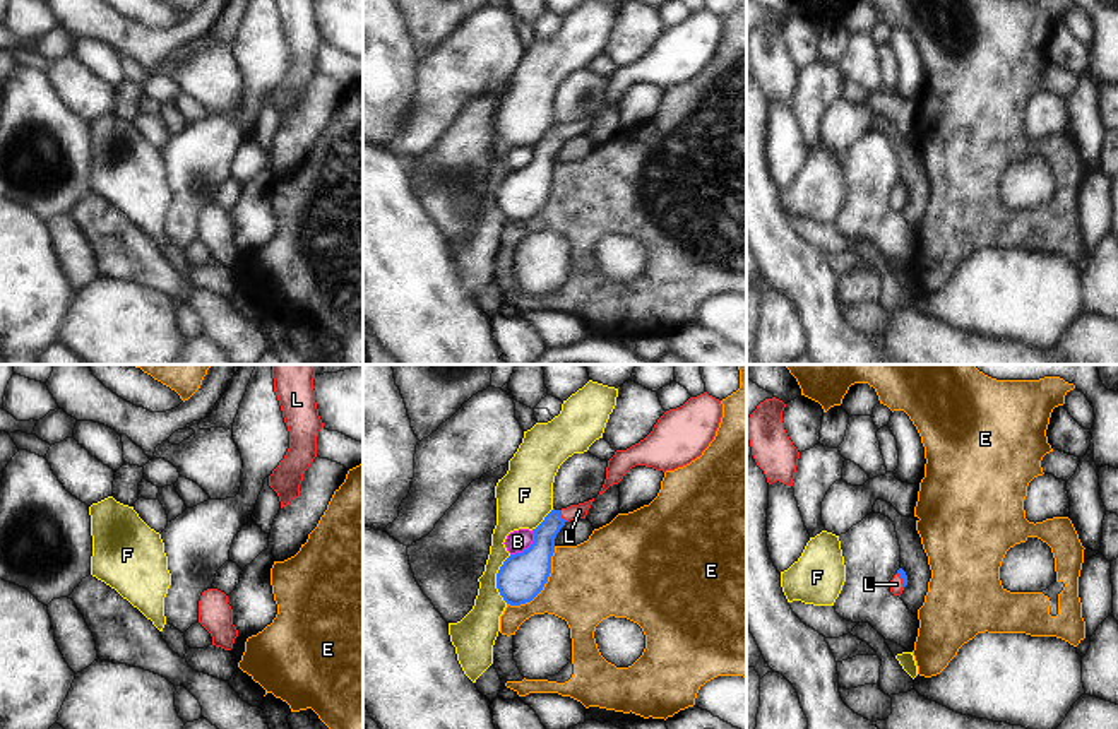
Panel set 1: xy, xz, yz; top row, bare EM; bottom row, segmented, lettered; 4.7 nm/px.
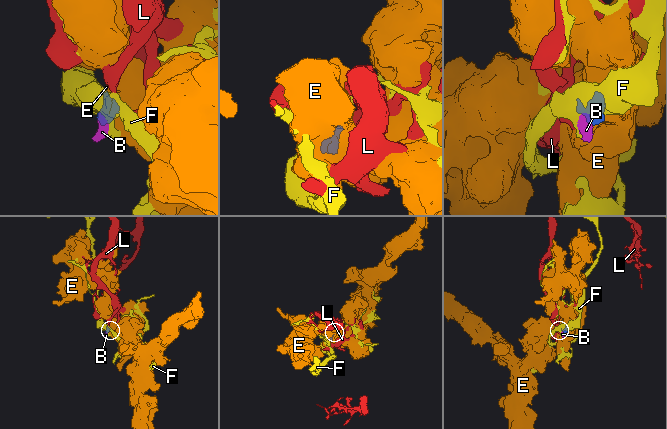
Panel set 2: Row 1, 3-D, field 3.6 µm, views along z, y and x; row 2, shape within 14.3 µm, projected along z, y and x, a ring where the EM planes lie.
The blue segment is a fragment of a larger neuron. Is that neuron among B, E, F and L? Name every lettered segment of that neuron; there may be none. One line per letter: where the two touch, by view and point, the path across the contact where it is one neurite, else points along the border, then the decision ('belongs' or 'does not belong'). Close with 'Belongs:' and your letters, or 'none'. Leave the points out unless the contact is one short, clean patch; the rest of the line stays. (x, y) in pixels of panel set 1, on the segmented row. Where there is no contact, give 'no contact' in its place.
B: contact xz (528, 548); does not belong
E: contact xz (543, 586); does not belong
F: contact xz (497, 579); does not belong
L: contact xz (560, 515); way xz (535, 562), (545, 533), (560, 515), (579, 510); belongs
Belongs: L

